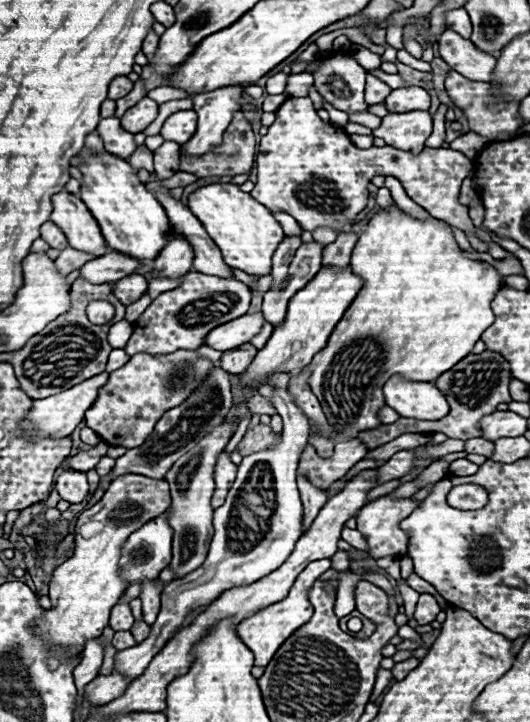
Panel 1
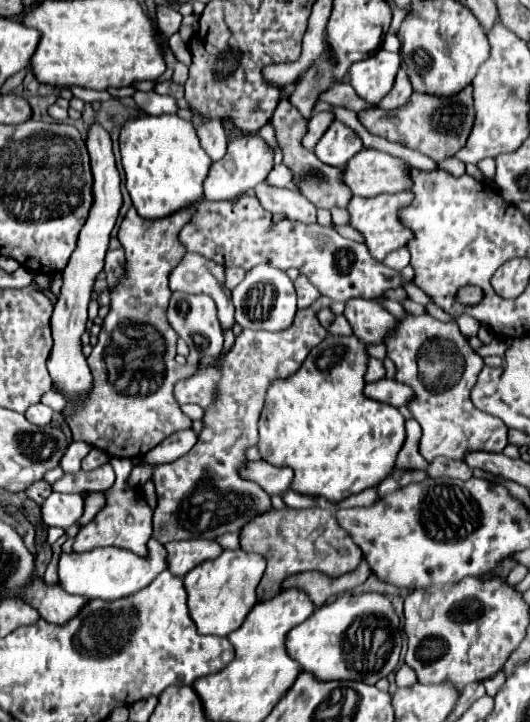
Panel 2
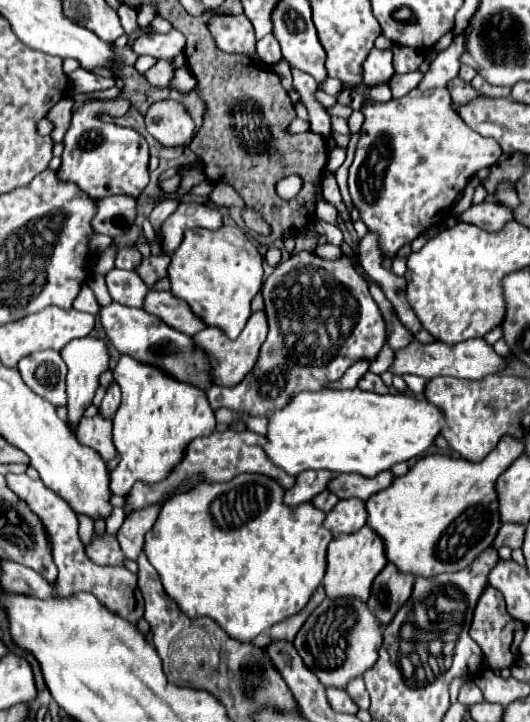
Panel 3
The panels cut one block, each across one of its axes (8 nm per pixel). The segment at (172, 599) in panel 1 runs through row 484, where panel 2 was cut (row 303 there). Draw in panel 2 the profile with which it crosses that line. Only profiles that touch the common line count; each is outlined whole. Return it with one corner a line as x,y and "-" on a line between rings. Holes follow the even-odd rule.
268,264
254,266
246,272
246,278
232,290
232,304
236,308
236,322
250,330
278,332
286,330
296,316
296,290
286,272

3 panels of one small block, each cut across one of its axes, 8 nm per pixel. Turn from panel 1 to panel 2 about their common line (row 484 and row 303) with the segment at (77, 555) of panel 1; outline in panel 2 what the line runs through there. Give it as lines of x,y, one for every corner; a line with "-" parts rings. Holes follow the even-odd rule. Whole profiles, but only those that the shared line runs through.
134,208
126,212
118,232
118,240
126,252
124,274
116,282
116,286
110,288
110,312
104,318
98,344
92,348
92,354
88,356
88,366
94,378
94,386
84,400
76,402
72,416
64,418
64,422
70,428
72,440
82,440
94,448
108,452
110,456
140,458
148,454
154,446
158,446
172,432
192,426
192,420
180,410
180,404
174,398
174,386
178,380
196,374
196,366
176,364
174,356
176,356
178,334
166,320
166,308
172,294
168,288
168,274
172,272
172,268
178,266
178,262
186,254
184,246
178,242
178,230
190,220
192,210
194,208
186,208
180,210
178,214
172,214
170,218
154,222
140,218

